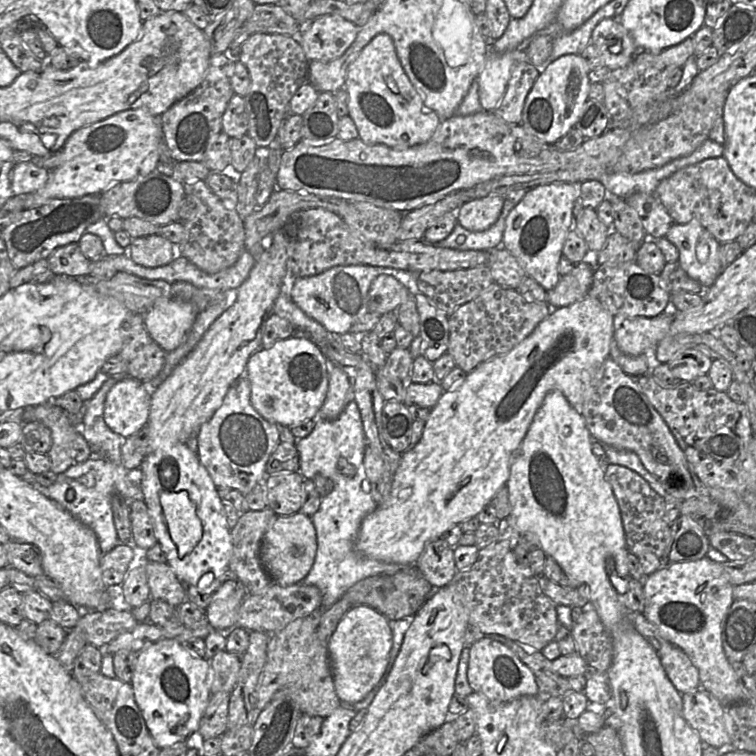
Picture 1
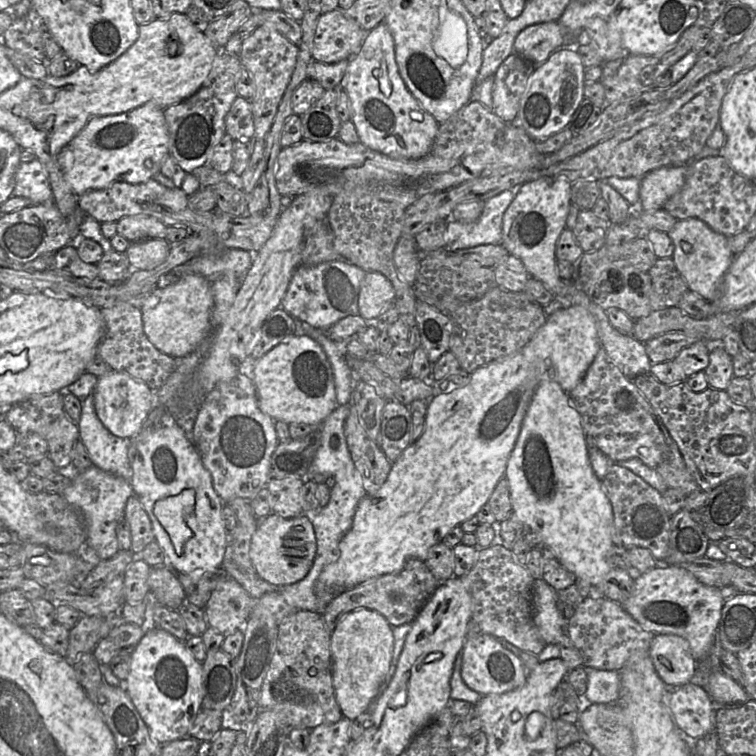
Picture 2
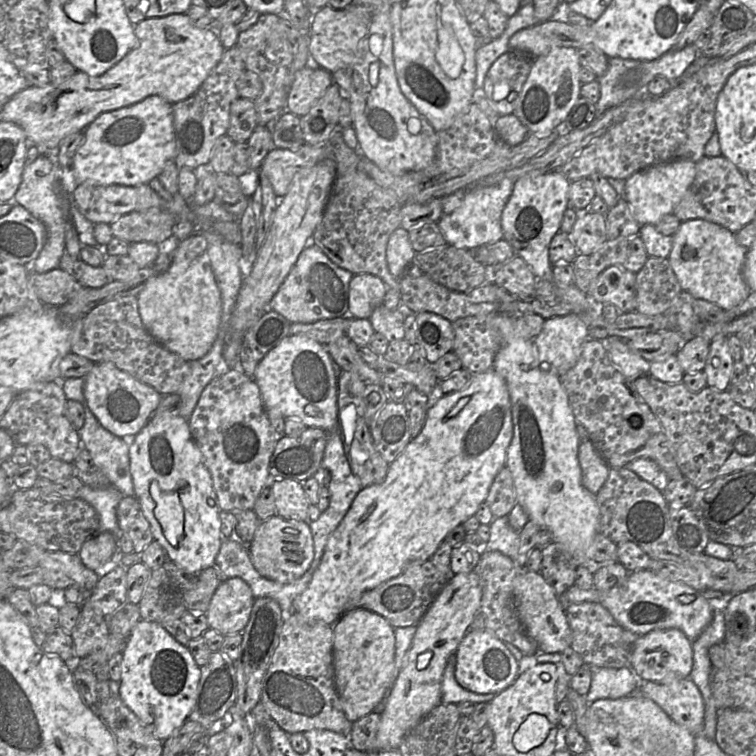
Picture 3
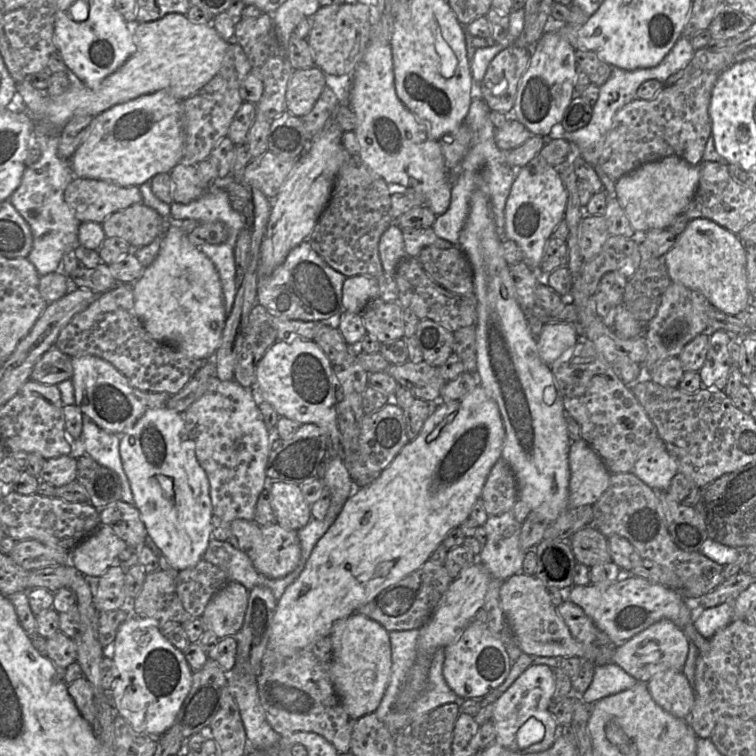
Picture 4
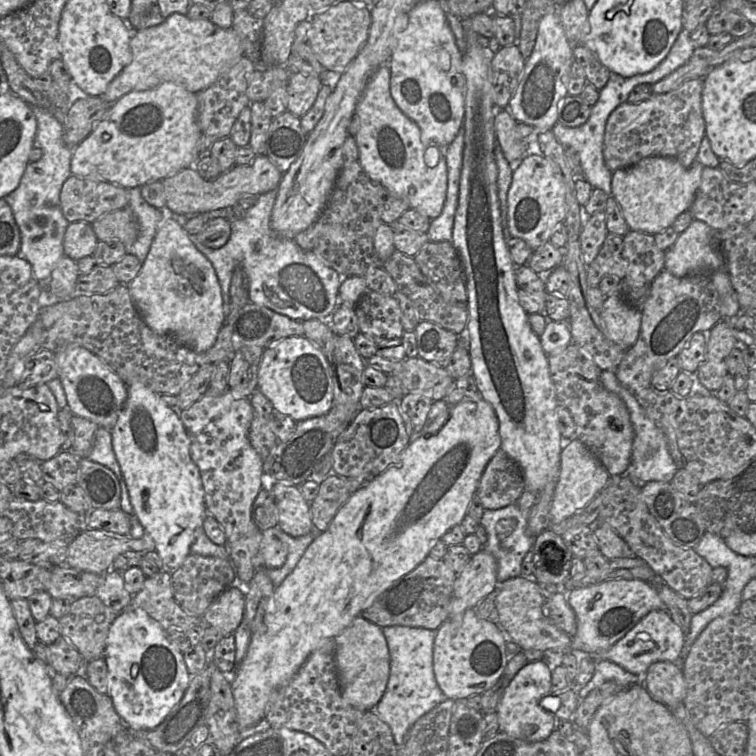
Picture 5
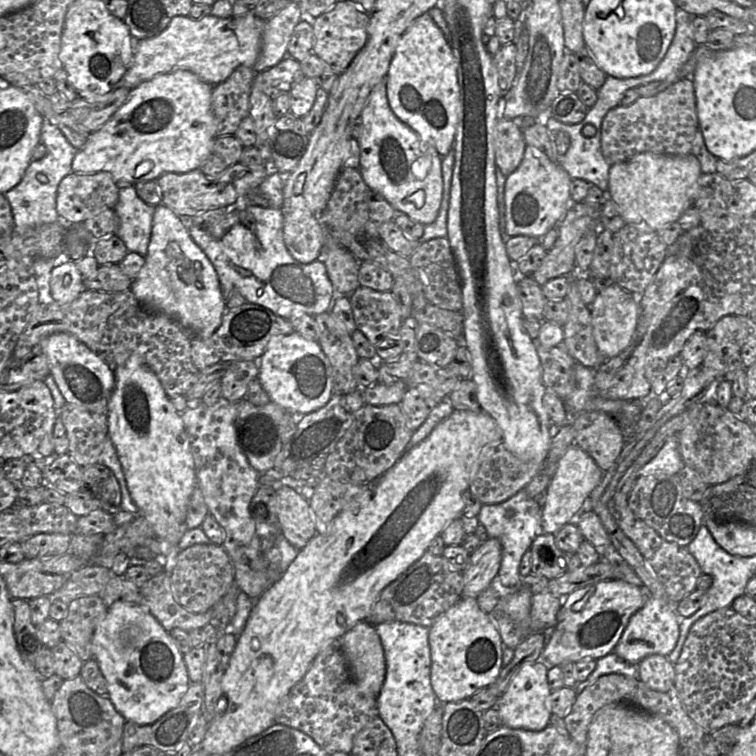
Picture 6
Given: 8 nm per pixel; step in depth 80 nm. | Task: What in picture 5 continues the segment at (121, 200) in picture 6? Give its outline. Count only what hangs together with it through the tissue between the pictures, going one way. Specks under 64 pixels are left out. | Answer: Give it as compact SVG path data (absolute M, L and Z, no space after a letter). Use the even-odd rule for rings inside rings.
M141 187L130 188L128 191L127 207L131 209L136 218L139 232L137 239L125 248L127 253L135 255L143 265L164 216L164 209L158 209L148 204L141 196Z

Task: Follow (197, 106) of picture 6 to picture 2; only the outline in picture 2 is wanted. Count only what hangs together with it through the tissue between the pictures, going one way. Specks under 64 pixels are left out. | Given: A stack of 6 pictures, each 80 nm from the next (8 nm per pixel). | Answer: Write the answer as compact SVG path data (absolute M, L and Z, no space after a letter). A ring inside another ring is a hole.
M152 101L133 110L102 117L92 118L71 140L71 168L65 178L73 192L79 195L94 189L104 189L114 182L139 184L146 182L159 172L164 157L170 154L170 135L164 117L164 109Z

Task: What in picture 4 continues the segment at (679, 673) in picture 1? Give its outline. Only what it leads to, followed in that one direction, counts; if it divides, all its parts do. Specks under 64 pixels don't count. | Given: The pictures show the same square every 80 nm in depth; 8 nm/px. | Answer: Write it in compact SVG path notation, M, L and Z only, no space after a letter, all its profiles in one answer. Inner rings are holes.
M662 619L617 646L610 663L620 666L639 682L646 682L665 670L682 671L688 651L688 639L684 632L671 620Z

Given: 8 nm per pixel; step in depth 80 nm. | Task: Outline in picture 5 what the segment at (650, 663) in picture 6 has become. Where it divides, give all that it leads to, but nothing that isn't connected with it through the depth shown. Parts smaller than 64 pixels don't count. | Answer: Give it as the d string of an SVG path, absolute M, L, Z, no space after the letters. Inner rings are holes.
M658 661L649 666L641 683L657 702L668 708L683 703L687 687L682 669L674 662Z

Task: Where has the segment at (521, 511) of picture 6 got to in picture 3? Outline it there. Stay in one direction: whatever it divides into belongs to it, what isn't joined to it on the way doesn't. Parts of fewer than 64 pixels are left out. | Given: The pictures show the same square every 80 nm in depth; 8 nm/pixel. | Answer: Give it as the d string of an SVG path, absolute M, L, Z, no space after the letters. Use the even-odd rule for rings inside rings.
M508 516L494 518L489 527L490 538L485 545L485 551L499 551L516 563L519 532L510 526Z

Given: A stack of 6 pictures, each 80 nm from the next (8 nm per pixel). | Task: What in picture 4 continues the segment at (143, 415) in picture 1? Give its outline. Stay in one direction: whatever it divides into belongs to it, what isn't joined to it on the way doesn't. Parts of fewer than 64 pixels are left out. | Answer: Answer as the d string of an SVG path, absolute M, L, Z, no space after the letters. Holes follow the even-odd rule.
M97 356L72 357L72 367L75 404L83 415L113 434L126 432L147 410L164 407L170 398L166 393L147 392L133 387L119 370Z

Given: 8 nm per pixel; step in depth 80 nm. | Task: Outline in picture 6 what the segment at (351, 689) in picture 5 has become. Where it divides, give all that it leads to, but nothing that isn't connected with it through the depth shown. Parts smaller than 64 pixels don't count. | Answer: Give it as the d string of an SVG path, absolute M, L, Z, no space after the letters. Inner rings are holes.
M360 621L338 640L352 680L362 692L376 698L385 679L386 663L375 626Z

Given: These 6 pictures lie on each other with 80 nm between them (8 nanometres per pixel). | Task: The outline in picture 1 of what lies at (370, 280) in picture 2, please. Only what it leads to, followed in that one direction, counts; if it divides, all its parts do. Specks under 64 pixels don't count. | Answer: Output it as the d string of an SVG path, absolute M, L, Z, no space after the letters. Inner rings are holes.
M379 275L369 289L368 310L383 315L394 312L407 299L408 289L389 275Z

